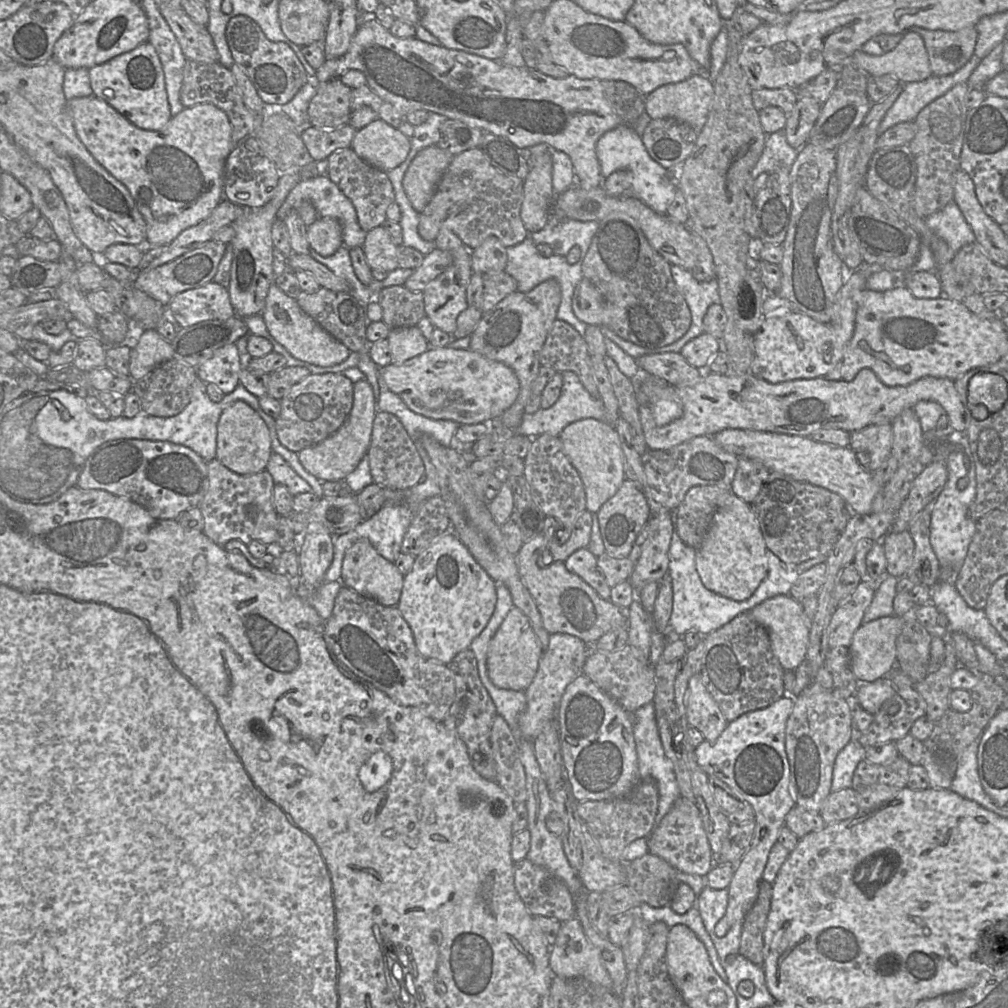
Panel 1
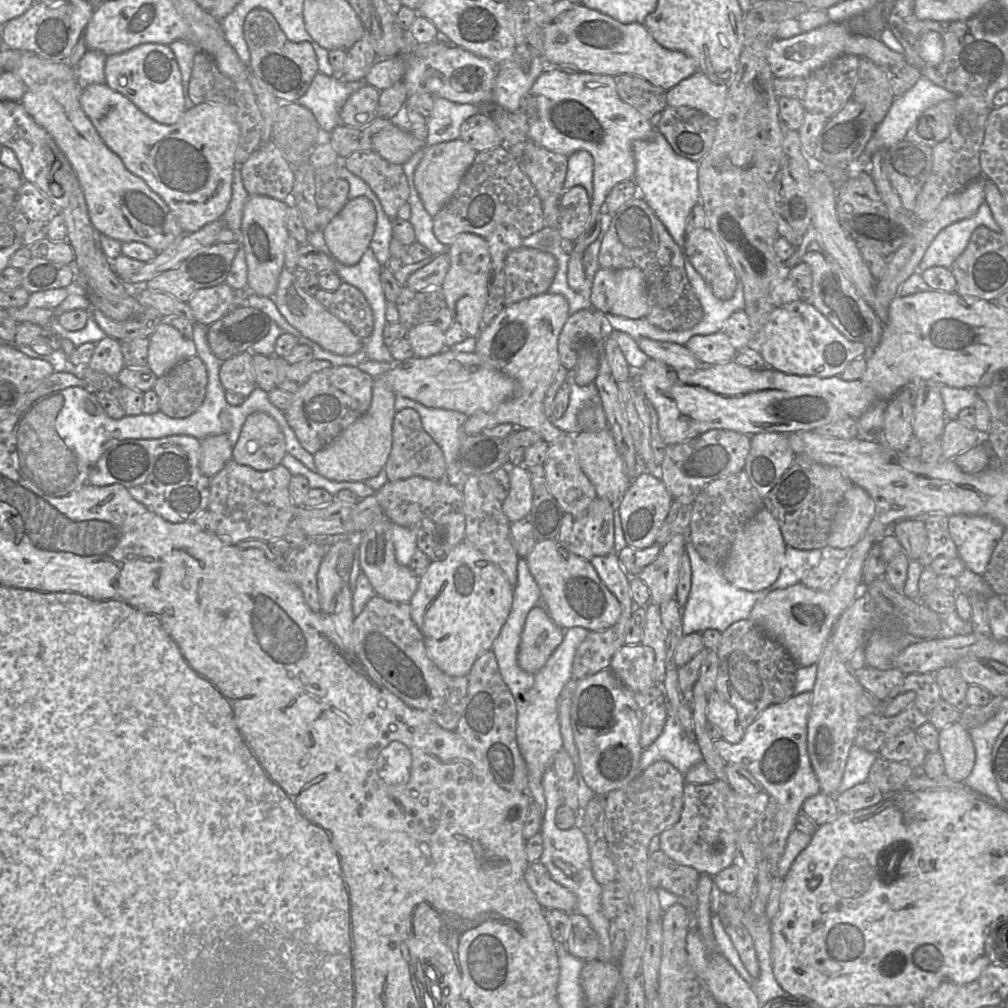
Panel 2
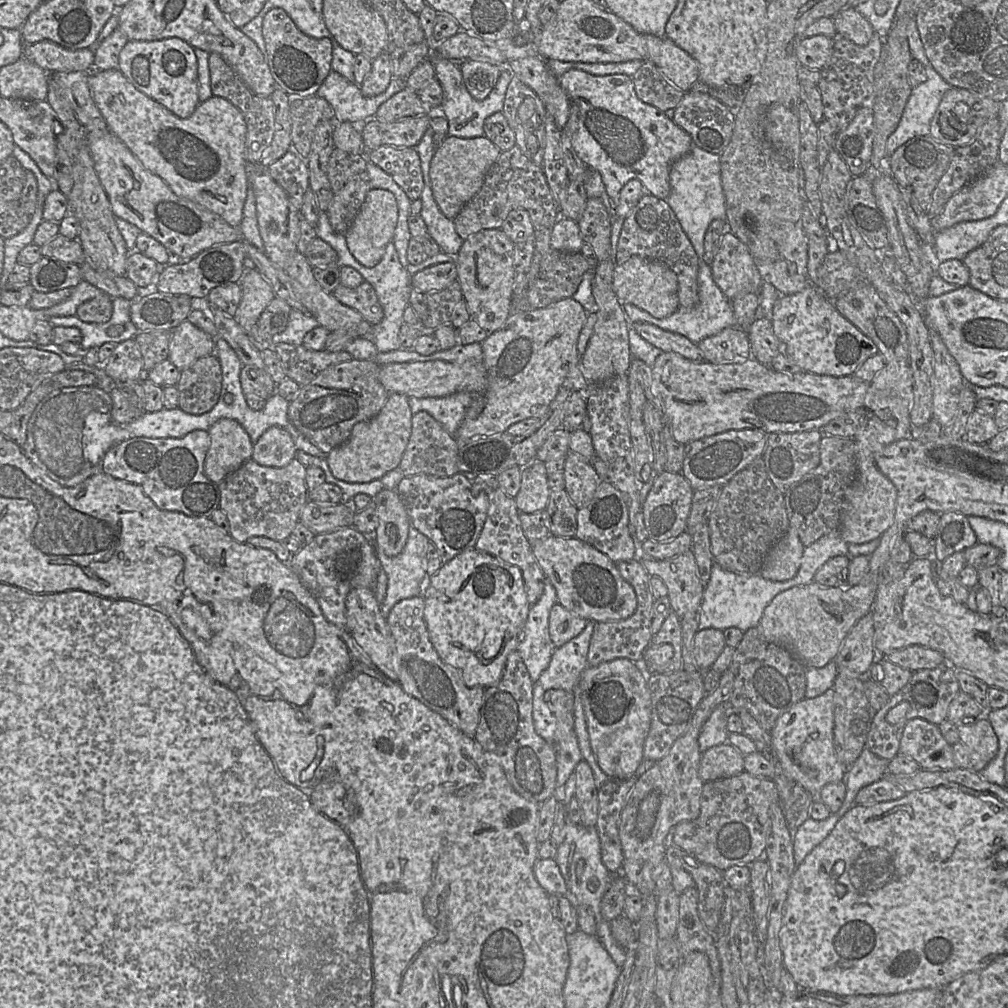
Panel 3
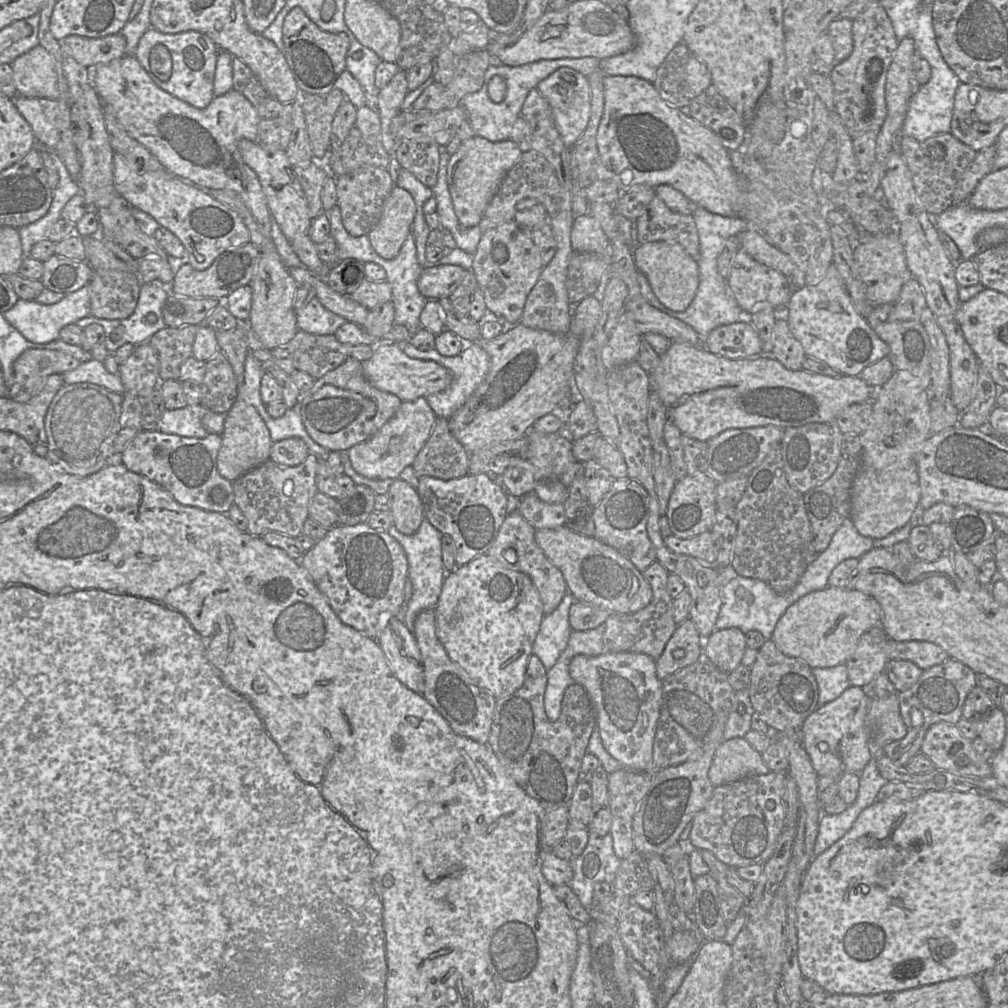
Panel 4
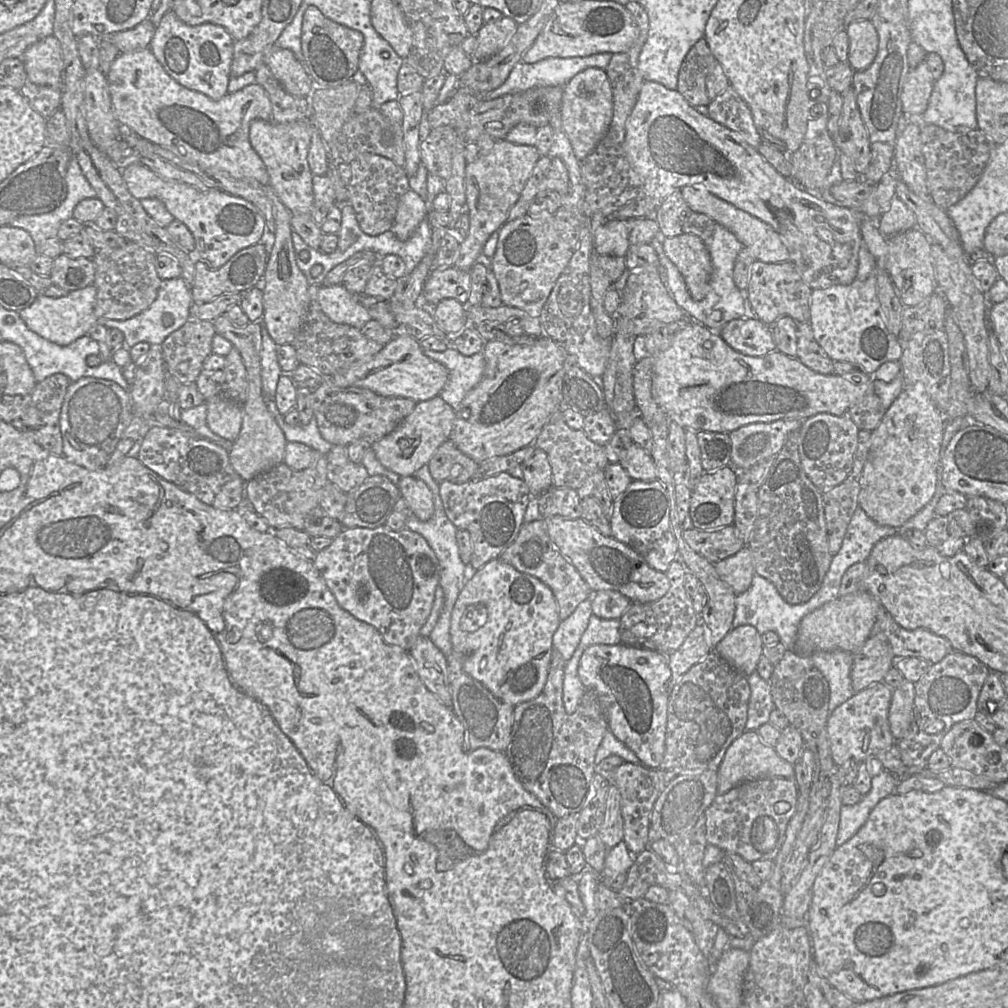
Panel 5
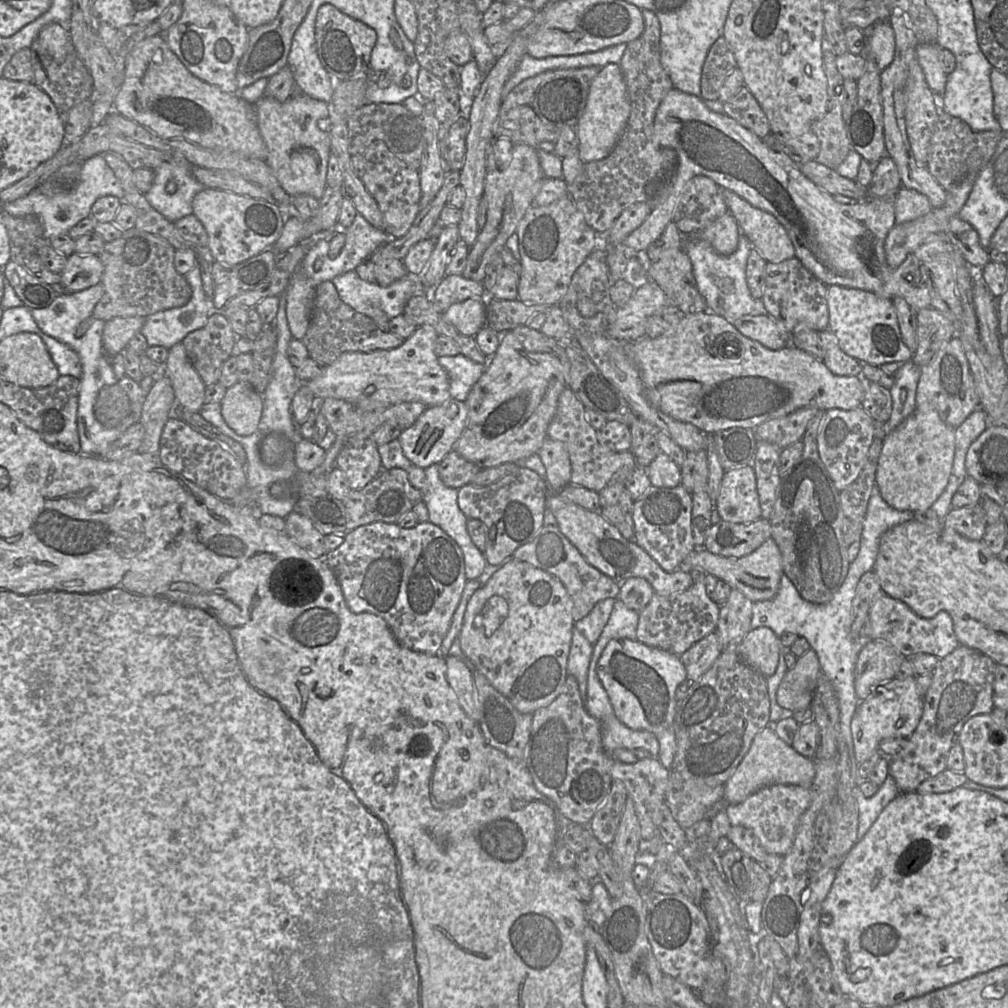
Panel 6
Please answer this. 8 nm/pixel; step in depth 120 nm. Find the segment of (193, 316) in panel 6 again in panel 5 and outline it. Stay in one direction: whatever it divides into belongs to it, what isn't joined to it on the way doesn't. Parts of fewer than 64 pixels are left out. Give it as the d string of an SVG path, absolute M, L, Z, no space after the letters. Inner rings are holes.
M182 277L162 280L154 302L141 313L127 320L97 318L98 325L115 328L124 334L125 347L131 348L138 342L160 346L175 330L190 320L190 308L194 304L190 286Z

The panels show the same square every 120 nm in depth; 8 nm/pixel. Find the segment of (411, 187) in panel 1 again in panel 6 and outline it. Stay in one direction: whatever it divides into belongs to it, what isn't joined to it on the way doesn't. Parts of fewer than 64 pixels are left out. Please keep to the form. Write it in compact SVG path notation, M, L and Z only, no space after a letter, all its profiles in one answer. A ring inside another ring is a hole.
M514 143L510 157L497 164L495 169L487 171L483 192L487 207L486 220L476 241L470 246L463 271L465 278L482 282L486 267L494 254L503 248L527 210L533 206L542 178L543 173L536 149L522 143Z

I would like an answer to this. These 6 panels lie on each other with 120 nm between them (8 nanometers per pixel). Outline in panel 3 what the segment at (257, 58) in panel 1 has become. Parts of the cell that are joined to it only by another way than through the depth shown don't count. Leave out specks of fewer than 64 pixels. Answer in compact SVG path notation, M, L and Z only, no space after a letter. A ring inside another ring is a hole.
M280 8L270 9L264 15L262 35L267 63L278 89L301 97L315 96L332 71L334 41L331 37L316 39L304 34L287 12Z

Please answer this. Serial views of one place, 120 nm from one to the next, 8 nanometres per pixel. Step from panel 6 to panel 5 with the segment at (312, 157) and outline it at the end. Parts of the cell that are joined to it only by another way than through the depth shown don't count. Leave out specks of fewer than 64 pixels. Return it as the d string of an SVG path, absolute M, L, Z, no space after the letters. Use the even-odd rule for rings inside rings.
M311 116L310 122L276 124L271 120L254 120L250 125L250 144L265 164L270 187L291 215L311 213L313 206L313 173L307 160L313 130Z

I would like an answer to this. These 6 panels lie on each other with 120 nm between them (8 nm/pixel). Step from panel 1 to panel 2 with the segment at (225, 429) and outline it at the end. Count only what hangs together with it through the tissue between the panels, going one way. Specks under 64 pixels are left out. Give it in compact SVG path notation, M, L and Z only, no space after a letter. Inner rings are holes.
M254 412L245 420L233 445L232 460L255 470L270 470L287 454L284 434L276 420Z

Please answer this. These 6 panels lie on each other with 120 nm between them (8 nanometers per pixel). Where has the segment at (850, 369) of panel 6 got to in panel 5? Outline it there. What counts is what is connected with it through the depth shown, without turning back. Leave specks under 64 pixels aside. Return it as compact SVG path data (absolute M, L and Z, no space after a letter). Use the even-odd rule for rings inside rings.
M798 323L796 332L798 345L795 358L817 373L823 375L834 374L834 361L815 341L809 323Z

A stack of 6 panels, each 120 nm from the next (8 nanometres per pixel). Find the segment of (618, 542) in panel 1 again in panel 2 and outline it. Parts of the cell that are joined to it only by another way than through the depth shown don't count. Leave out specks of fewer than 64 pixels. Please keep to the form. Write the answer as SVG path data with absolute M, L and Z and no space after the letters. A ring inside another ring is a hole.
M643 472L634 478L616 504L626 545L636 549L653 546L673 501L664 483L654 474Z

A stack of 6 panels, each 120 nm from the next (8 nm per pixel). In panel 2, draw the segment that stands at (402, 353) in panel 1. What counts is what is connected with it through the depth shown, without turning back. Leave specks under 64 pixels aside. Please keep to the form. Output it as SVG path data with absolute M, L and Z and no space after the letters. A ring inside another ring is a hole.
M420 324L409 328L405 337L411 344L414 357L430 357L447 349L445 332L434 324Z

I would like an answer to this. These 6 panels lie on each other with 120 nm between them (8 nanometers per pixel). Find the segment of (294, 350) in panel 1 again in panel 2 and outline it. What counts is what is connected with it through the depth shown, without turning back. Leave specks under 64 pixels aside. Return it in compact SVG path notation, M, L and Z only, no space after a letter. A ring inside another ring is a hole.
M283 269L279 277L277 290L272 298L280 314L297 331L298 337L314 342L324 350L338 355L352 355L362 349L364 341L355 335L343 321L330 313L313 295L302 289L296 281L294 271L295 269Z

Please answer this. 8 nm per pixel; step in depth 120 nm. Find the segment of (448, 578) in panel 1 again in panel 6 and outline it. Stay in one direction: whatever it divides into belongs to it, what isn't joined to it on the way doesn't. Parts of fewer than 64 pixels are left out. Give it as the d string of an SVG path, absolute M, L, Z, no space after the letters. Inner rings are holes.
M507 561L470 597L459 633L463 654L519 712L532 714L551 704L568 676L574 619L573 601L561 581L527 562Z

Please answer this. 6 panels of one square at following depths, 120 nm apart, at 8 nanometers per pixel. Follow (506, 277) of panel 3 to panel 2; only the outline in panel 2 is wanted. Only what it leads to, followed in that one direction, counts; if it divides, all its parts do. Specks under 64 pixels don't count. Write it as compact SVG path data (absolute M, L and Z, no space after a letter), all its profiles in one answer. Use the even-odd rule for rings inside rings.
M462 233L447 247L446 254L450 259L450 267L440 286L446 308L451 312L454 322L459 323L468 336L477 337L483 329L481 321L491 276L492 260L487 239L471 233Z

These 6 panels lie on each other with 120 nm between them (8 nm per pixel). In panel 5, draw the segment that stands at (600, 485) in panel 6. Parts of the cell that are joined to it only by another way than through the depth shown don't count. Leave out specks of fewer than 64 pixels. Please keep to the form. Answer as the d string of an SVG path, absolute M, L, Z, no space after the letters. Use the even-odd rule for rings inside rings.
M562 408L554 412L532 445L547 454L554 488L578 489L587 478L603 471L610 464L604 446L591 441L583 430L574 430L566 424Z

